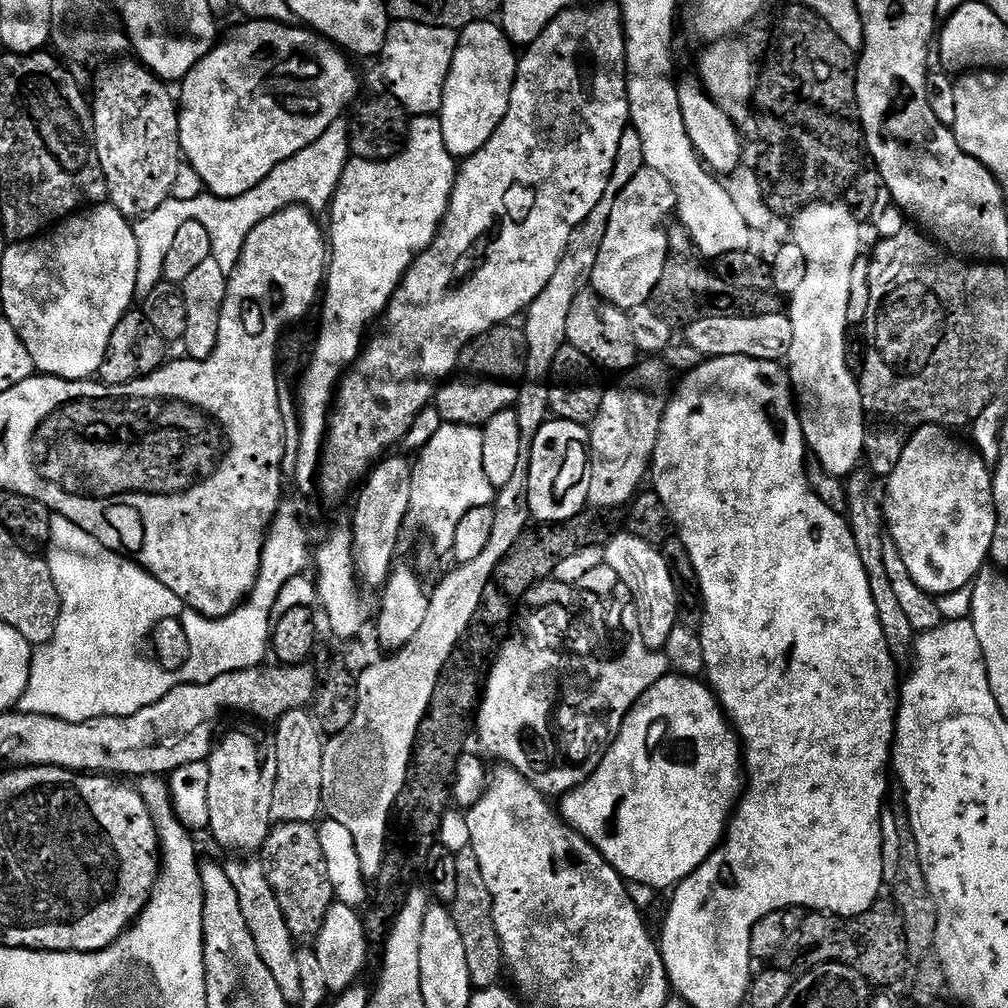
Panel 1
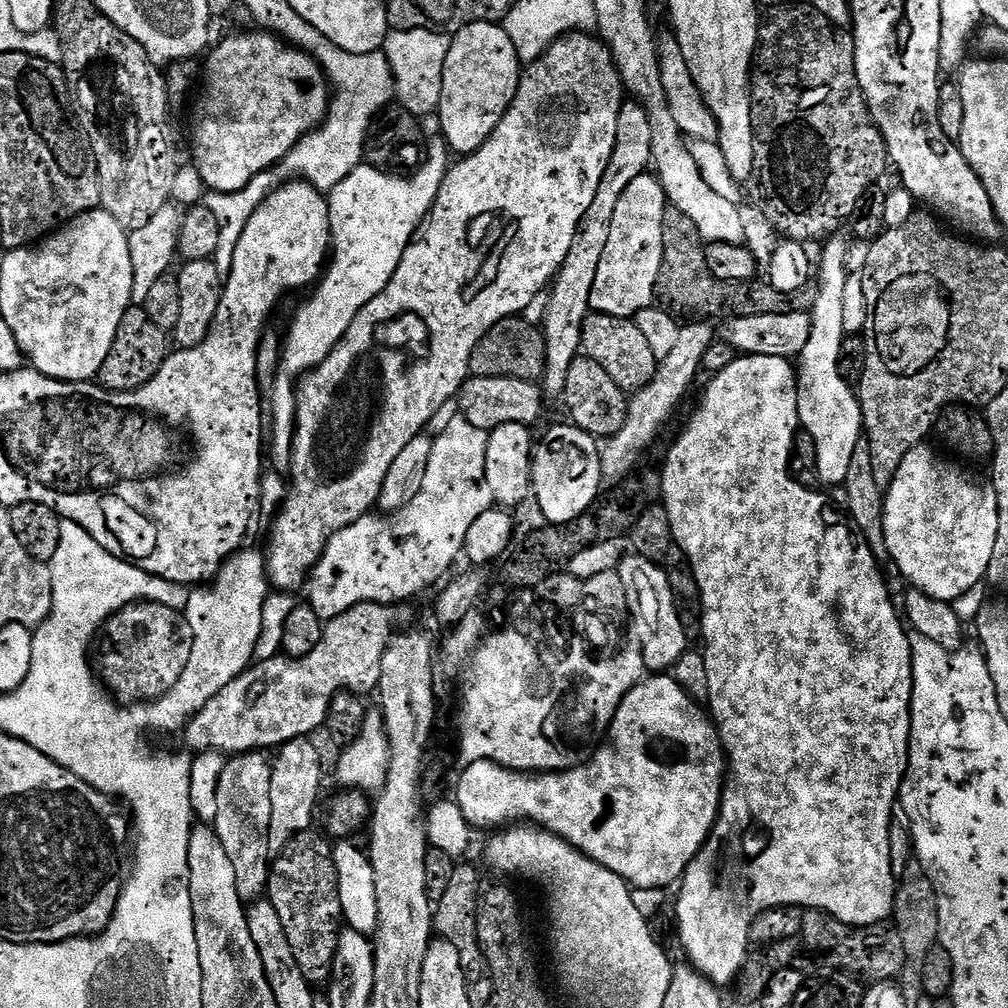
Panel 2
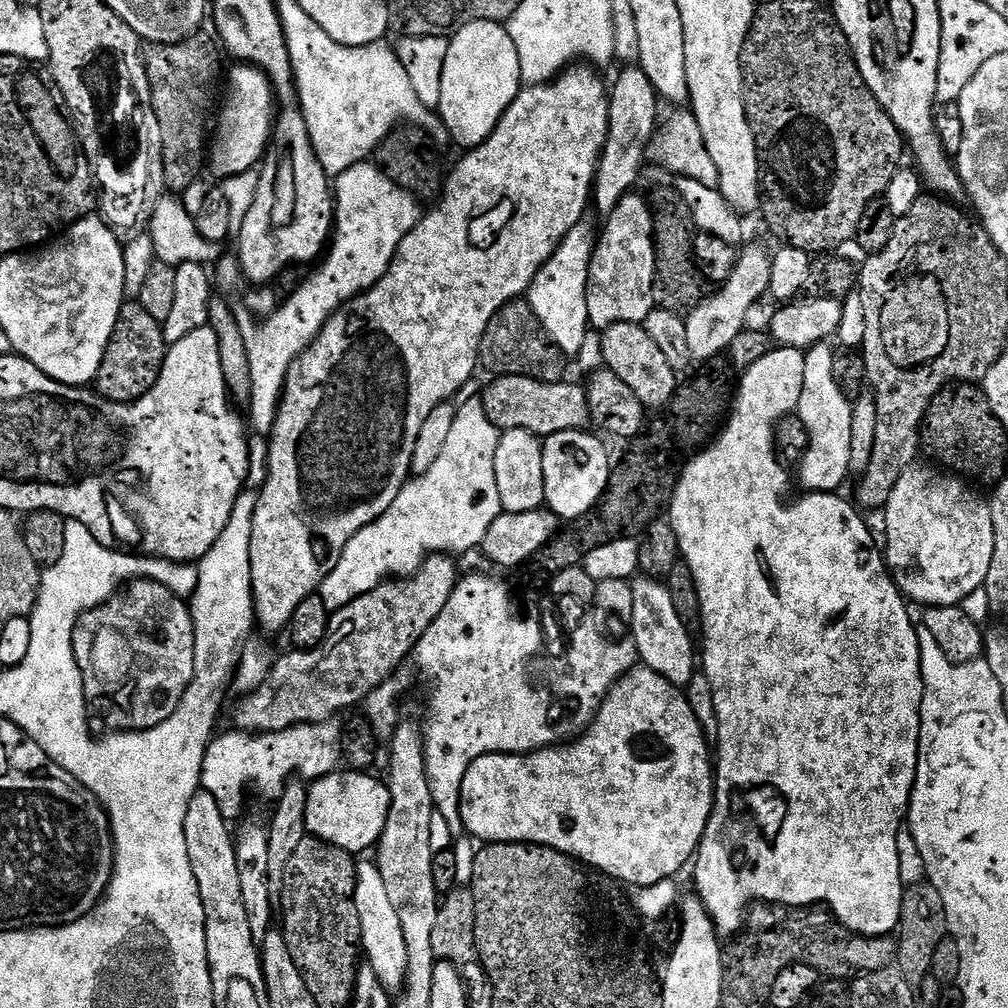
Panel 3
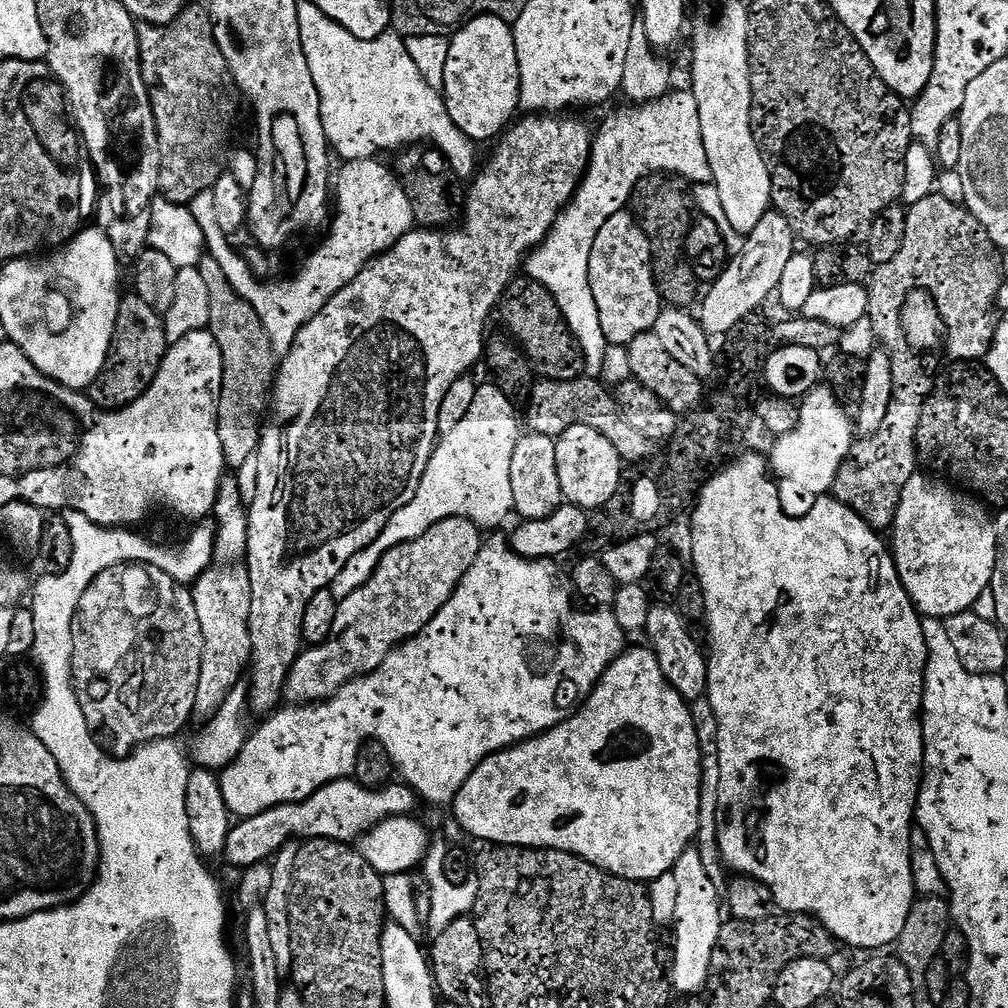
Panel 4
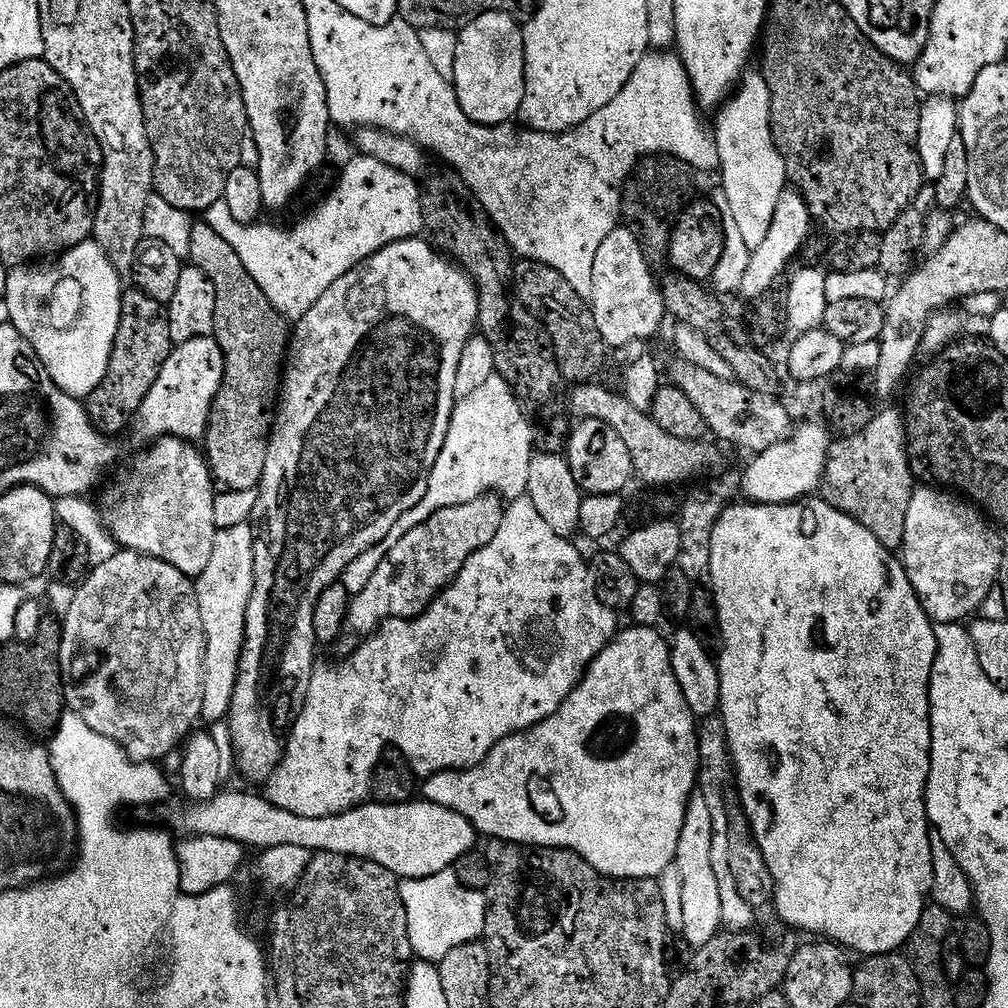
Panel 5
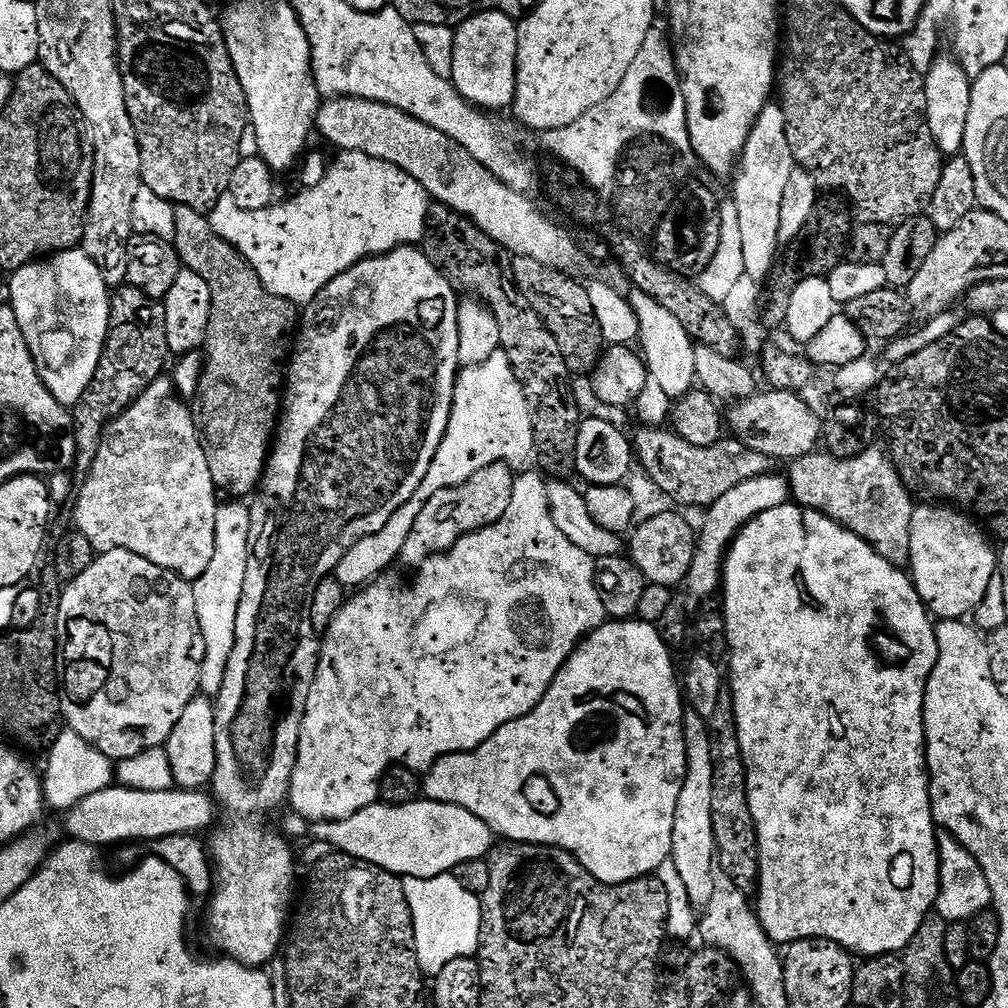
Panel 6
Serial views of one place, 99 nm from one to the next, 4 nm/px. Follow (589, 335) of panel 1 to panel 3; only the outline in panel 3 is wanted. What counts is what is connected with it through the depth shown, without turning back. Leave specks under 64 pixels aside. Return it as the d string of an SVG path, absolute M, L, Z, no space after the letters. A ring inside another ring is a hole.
M618 322L603 329L602 335L604 361L609 370L618 374L618 378L622 378L622 382L626 382L626 386L630 386L634 394L638 394L645 409L667 409L668 403L678 391L678 385L676 385L678 373L671 368L669 359L662 354L662 349L656 341L650 338L643 324Z

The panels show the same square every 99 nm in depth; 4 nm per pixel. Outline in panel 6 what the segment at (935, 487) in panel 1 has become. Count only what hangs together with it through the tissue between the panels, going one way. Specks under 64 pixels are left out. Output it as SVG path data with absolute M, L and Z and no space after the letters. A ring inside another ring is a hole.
M920 507L912 513L912 559L910 561L912 582L920 593L920 601L925 604L929 613L935 614L940 620L964 620L975 611L978 604L983 602L988 588L993 587L994 548L992 552L991 544L993 541L984 540L985 529L971 515L961 514L955 507Z

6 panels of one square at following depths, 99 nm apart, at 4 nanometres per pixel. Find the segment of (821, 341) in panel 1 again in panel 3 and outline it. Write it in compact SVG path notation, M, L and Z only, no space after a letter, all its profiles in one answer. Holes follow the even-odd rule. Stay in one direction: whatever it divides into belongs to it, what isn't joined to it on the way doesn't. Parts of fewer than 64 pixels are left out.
M821 342L807 349L804 361L806 362L806 374L802 386L802 398L798 414L802 422L806 422L806 430L810 430L810 446L804 455L804 461L800 464L798 475L805 484L809 493L830 492L835 493L844 484L844 479L849 479L850 473L850 434L852 433L852 404L849 397L842 394L838 382L834 382L834 352L828 349L827 343Z

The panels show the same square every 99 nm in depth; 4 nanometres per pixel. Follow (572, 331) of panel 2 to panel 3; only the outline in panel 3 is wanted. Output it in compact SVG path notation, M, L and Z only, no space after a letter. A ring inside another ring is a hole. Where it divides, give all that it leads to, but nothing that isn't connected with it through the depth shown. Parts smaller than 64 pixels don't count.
M633 64L619 74L615 84L613 82L609 104L608 140L597 165L592 199L602 216L607 216L617 208L618 202L629 195L640 176L644 160L648 158L649 145L658 128L660 97L647 74Z

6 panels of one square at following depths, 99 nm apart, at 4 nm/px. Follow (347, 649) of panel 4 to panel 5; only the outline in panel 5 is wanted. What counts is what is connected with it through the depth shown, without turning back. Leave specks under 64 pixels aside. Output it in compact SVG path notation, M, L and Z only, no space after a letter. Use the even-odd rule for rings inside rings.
M485 494L470 502L462 502L458 506L440 508L424 524L414 526L400 540L395 541L387 549L382 562L370 574L362 591L351 597L348 606L347 631L353 632L356 638L367 638L384 623L385 620L415 620L428 605L452 583L452 579L464 568L464 563L480 548L485 548L498 534L498 526L502 526L506 508L501 497L496 494Z

